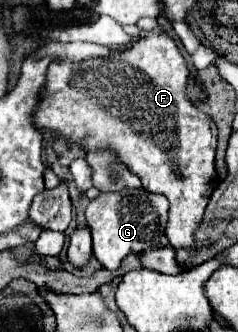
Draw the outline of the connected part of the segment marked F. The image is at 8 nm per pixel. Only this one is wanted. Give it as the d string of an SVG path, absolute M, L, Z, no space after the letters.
M165 32L147 34L153 38L139 38L129 48L121 52L111 52L105 58L85 58L79 62L59 60L51 62L47 72L47 94L35 112L35 126L61 132L69 142L79 148L115 148L119 160L123 160L131 172L139 174L143 188L149 192L159 192L169 198L169 224L167 238L175 250L197 250L194 232L199 226L211 192L217 184L215 172L215 148L217 148L217 128L215 122L195 108L185 96L185 84L189 68L181 56L173 38Z

